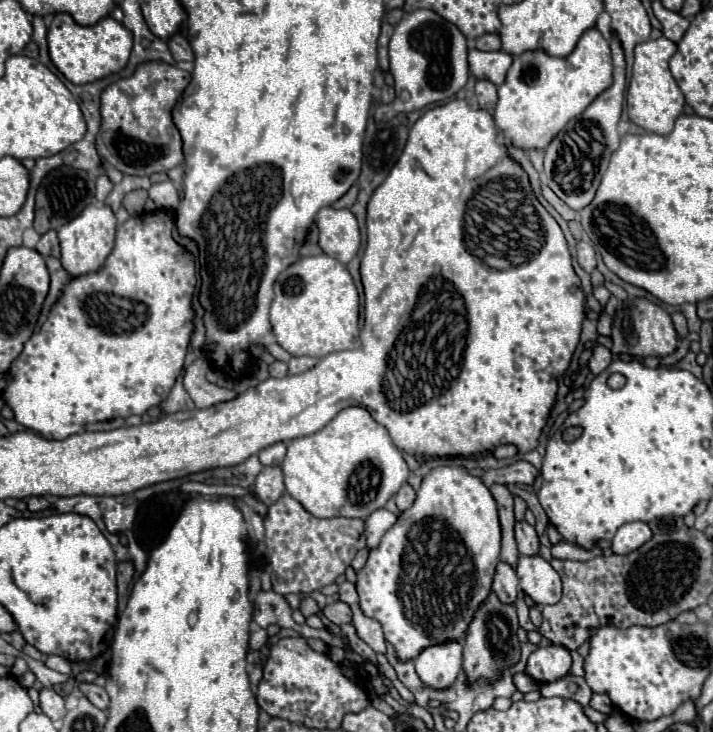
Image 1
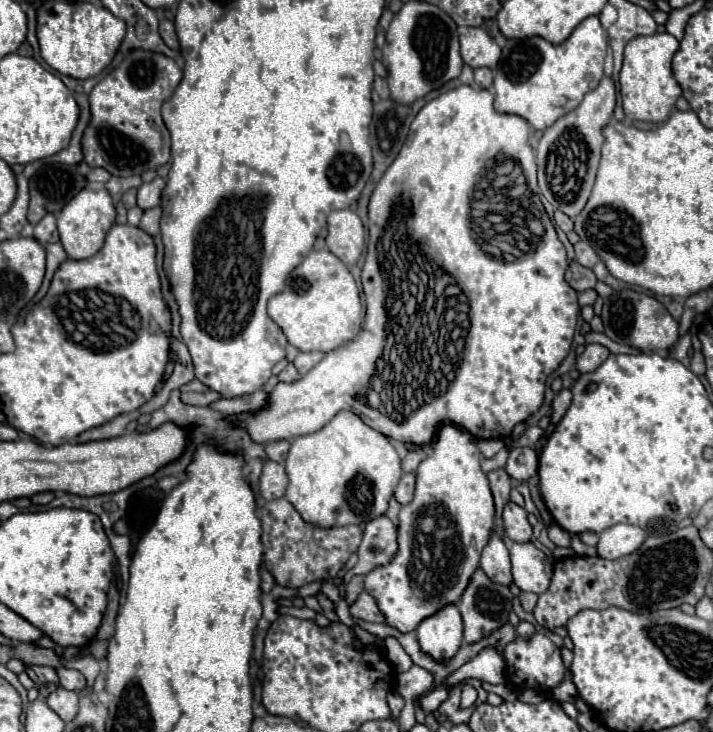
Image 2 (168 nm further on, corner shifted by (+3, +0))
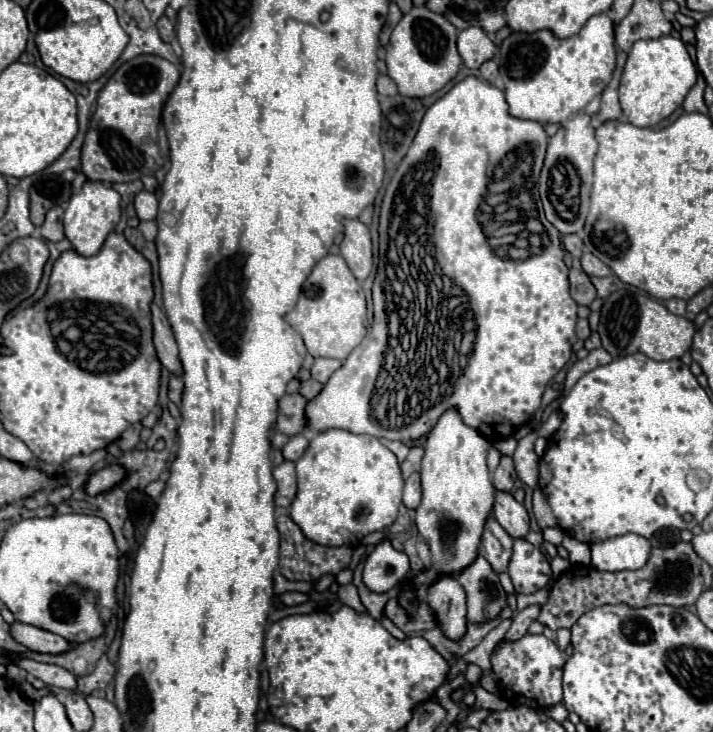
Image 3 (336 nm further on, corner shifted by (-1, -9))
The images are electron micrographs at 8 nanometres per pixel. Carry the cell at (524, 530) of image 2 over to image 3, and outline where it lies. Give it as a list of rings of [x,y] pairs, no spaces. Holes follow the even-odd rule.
[[[497,492],[495,506],[493,506],[493,516],[511,538],[517,540],[517,538],[527,536],[527,532],[529,532],[529,514],[523,508],[523,504],[515,502],[515,498],[511,494]]]

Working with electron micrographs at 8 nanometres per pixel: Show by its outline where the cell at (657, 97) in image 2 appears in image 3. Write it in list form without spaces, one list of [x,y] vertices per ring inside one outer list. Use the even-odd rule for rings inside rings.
[[[663,36],[655,40],[639,40],[631,48],[625,62],[619,86],[619,102],[633,126],[655,126],[683,104],[695,82],[697,70],[681,38]]]

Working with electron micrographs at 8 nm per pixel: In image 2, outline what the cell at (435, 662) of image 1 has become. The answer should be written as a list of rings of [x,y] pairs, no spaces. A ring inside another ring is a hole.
[[[445,605],[417,627],[417,639],[425,653],[435,659],[451,659],[463,643],[463,621],[457,605]]]

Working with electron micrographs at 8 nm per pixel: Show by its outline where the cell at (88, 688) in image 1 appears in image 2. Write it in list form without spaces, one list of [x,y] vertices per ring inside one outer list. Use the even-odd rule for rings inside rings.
[[[57,667],[55,671],[57,671],[57,675],[59,675],[61,687],[71,689],[71,691],[83,691],[83,689],[85,689],[85,677],[83,677],[79,671],[65,669],[65,667]]]

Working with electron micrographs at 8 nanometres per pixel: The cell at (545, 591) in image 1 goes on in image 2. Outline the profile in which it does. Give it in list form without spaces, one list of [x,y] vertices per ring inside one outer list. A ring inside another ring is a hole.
[[[531,541],[511,543],[511,573],[513,583],[521,591],[533,591],[541,595],[551,583],[553,559],[537,549]]]

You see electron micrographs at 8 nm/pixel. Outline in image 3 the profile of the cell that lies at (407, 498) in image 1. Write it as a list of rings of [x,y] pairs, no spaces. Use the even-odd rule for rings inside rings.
[[[411,474],[405,480],[405,490],[403,490],[403,504],[413,510],[421,502],[421,484],[419,484],[419,474]]]

